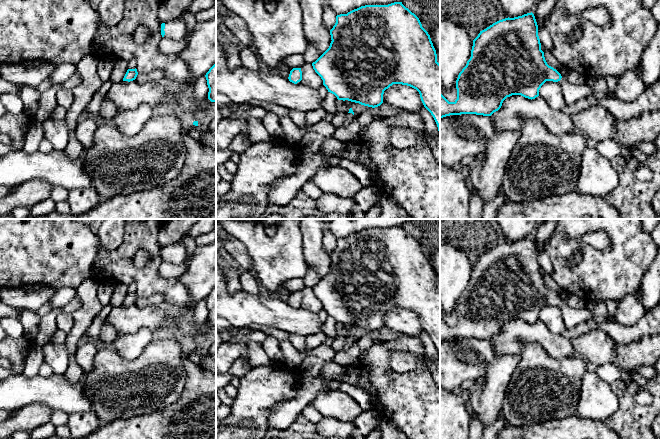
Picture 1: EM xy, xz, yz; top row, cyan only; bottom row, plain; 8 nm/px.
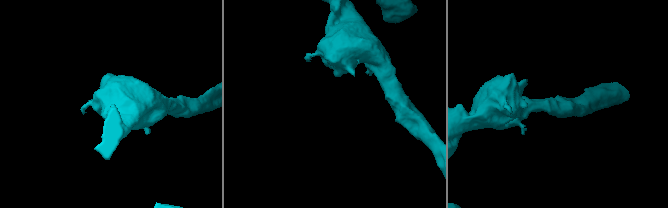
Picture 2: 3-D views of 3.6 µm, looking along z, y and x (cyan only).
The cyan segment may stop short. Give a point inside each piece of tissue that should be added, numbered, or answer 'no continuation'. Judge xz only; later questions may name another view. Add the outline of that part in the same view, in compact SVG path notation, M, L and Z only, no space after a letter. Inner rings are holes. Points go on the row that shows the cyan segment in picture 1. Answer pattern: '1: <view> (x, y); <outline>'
1: xz (350, 117); M348 113L346 115L345 121L344 121L344 125L343 126L348 126L353 120L354 120L355 116L352 113Z

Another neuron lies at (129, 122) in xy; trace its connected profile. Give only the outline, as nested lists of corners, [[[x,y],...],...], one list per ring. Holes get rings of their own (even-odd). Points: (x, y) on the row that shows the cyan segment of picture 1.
[[[143,103],[132,110],[119,110],[110,121],[122,134],[133,136],[141,131],[152,116],[152,108]]]

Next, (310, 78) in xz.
[[[304,64],[302,67],[302,80],[301,83],[318,91],[318,89],[323,86],[323,80],[315,72],[312,64]]]

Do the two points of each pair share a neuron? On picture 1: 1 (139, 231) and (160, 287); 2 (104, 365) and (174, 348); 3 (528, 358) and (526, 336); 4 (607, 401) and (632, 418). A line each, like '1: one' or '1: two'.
1: one
2: one
3: two
4: two

